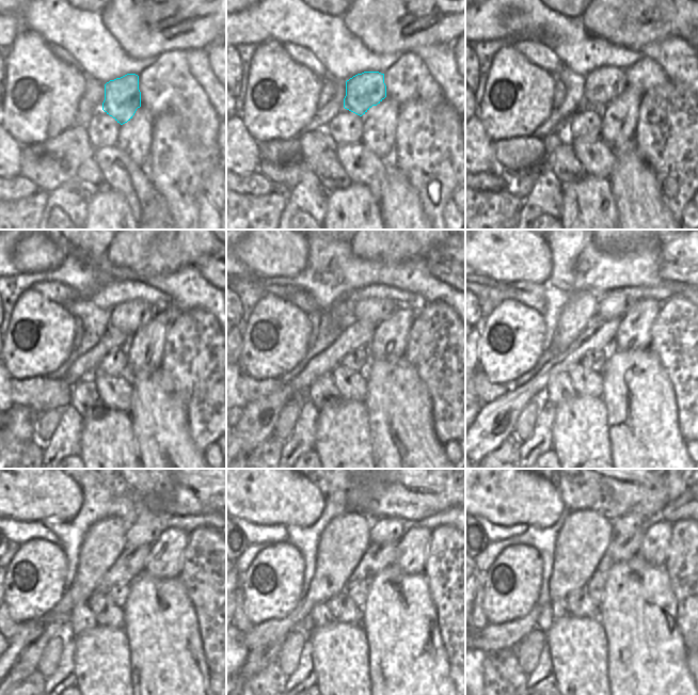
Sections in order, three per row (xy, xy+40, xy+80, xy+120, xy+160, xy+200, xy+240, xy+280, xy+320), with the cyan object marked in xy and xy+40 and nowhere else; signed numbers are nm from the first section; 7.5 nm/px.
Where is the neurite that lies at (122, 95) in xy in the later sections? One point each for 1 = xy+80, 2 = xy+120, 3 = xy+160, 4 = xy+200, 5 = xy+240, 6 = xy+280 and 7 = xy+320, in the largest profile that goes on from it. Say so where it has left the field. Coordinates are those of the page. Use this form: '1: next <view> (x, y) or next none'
1: next xy+80 (604, 84)
2: next xy+120 (128, 317)
3: next xy+160 (376, 310)
4: next xy+200 (615, 303)
5: next xy+240 (143, 532)
6: next xy+280 (383, 530)
7: next xy+320 (630, 523)

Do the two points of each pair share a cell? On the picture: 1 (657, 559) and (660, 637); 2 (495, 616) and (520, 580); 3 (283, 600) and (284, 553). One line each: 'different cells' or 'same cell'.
1: different cells
2: same cell
3: same cell

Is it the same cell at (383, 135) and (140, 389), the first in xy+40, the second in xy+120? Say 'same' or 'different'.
different

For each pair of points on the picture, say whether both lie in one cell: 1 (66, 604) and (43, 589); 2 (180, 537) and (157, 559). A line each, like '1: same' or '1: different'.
1: different
2: same

